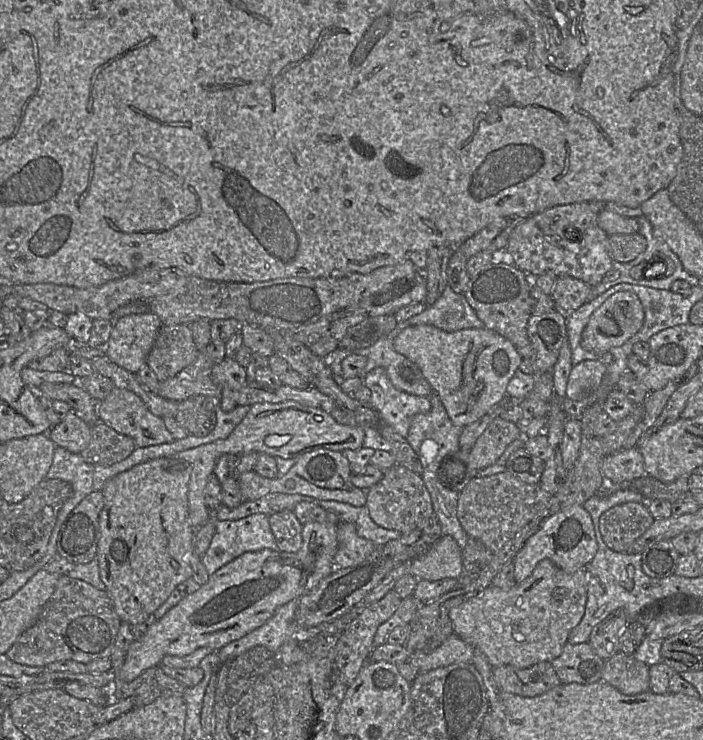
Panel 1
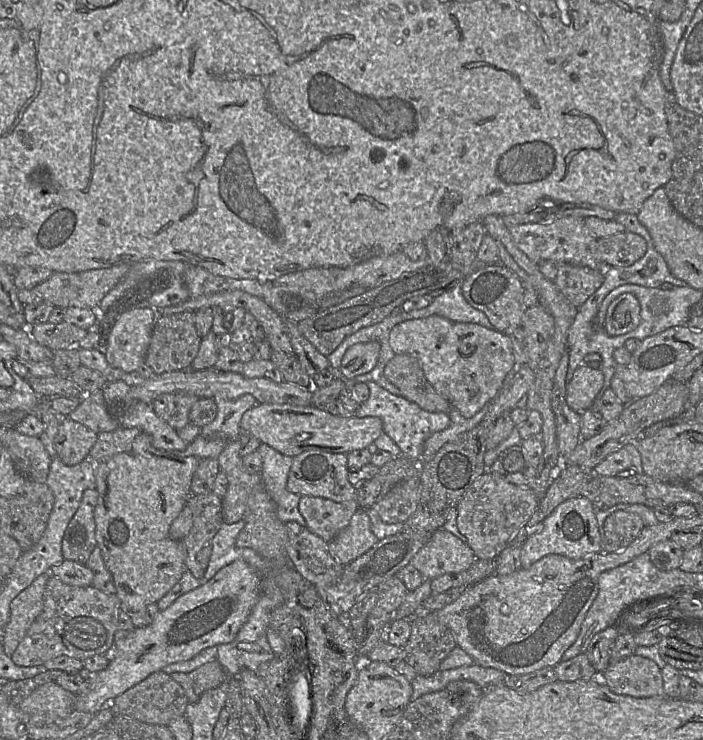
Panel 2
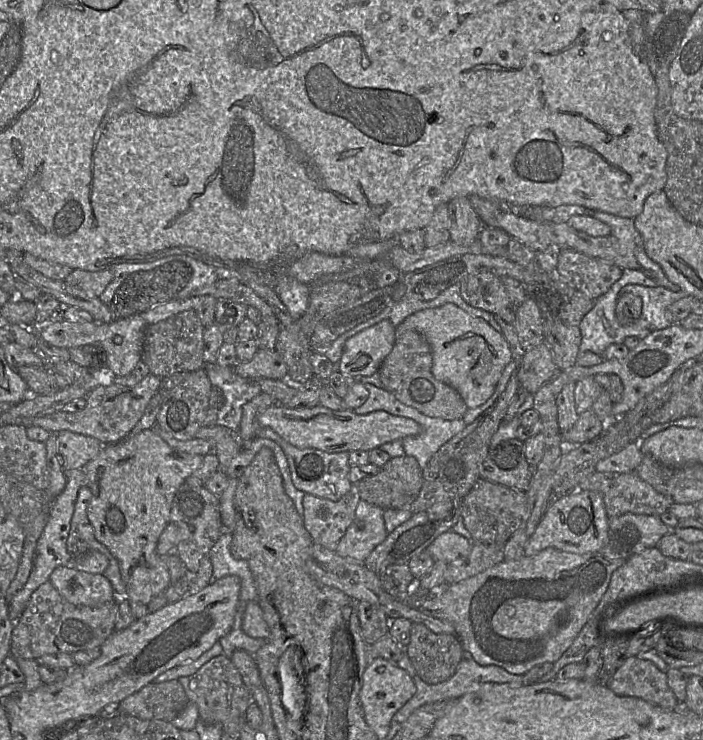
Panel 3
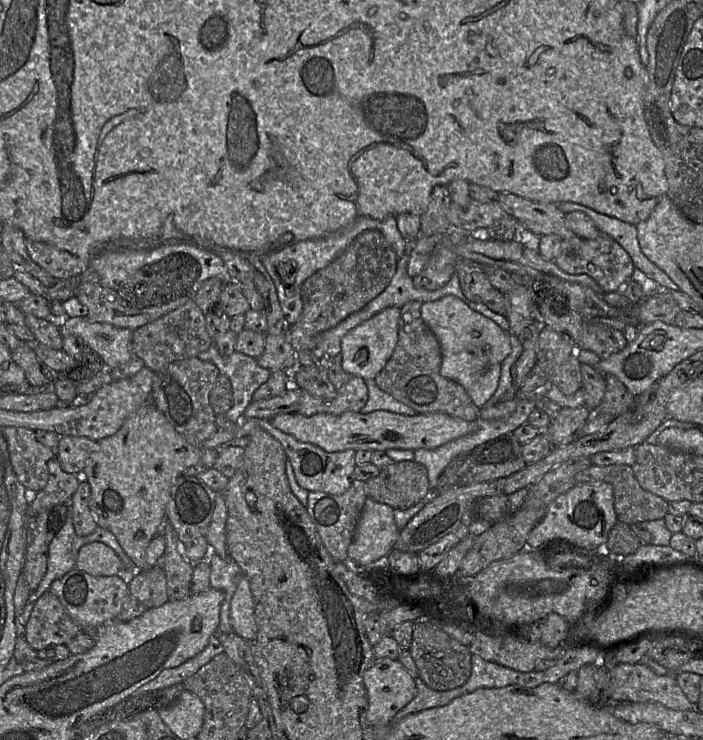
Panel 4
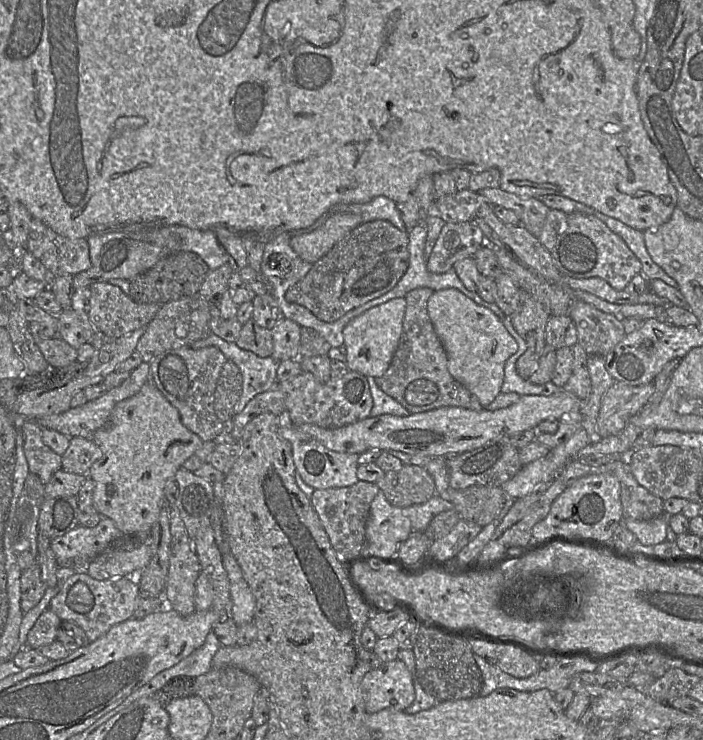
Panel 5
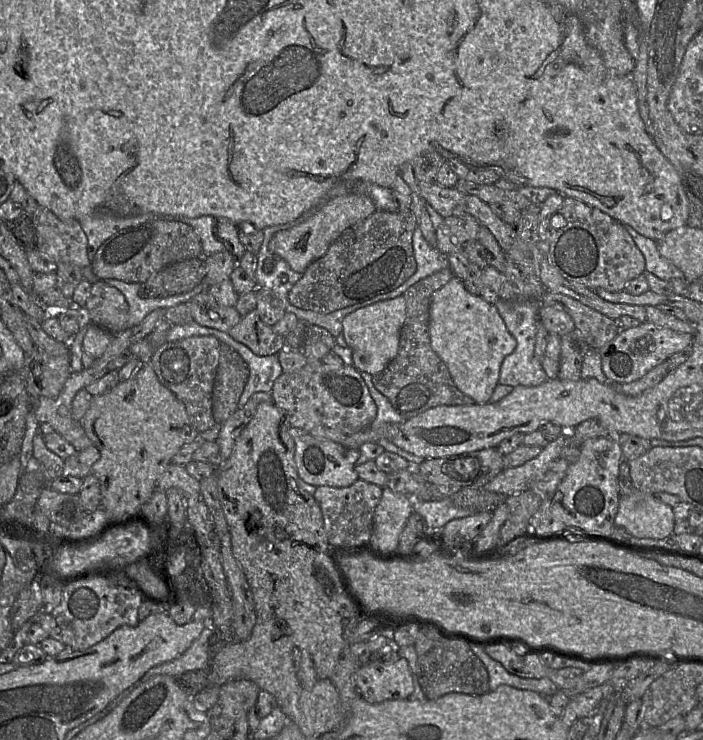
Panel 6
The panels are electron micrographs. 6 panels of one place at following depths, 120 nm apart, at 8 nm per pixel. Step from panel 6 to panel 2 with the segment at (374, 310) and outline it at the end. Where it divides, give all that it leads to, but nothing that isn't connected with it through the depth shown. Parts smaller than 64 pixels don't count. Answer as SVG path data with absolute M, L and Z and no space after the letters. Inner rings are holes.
M377 341L352 345L344 354L339 375L343 379L353 379L370 372L378 363L380 349Z

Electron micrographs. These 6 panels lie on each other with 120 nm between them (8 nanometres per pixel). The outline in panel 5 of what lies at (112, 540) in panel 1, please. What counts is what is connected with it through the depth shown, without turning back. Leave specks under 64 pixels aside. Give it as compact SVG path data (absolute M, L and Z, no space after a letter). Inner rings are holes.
M150 380L138 393L114 407L108 422L97 429L91 439L101 450L101 457L87 474L94 482L93 504L98 513L111 519L122 534L137 532L148 536L165 504L166 482L184 462L203 445L202 439L181 421L179 411L165 398Z

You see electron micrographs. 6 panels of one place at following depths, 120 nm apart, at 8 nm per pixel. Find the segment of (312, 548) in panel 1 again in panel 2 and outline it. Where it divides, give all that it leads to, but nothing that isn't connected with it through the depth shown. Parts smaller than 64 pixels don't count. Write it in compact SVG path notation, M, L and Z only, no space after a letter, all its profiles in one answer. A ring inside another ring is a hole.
M244 560L221 568L212 579L203 581L201 586L159 611L149 625L134 628L126 637L114 642L108 666L97 674L88 675L88 692L75 694L76 709L96 714L107 700L114 700L165 666L190 660L205 648L233 641L247 621L260 589L260 574Z

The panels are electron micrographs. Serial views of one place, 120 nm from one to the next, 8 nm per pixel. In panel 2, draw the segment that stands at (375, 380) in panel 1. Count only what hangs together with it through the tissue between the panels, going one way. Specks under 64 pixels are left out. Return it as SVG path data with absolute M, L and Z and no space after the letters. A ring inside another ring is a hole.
M369 381L367 385L370 389L370 397L355 411L356 416L380 418L384 433L399 446L404 456L417 460L417 463L420 465L425 441L433 433L449 427L451 423L449 415L444 412L429 412L423 410L418 404L407 400L401 395L392 394L376 382Z

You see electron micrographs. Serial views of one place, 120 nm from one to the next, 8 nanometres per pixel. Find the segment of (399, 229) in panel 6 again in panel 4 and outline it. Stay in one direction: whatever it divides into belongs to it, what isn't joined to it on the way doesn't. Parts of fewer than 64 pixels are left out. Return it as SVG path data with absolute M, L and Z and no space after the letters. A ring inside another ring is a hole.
M366 230L356 236L331 264L304 281L301 287L302 314L287 330L287 338L296 351L298 365L318 365L319 360L313 355L318 335L335 327L381 294L391 282L397 264L396 252L383 234L377 230Z

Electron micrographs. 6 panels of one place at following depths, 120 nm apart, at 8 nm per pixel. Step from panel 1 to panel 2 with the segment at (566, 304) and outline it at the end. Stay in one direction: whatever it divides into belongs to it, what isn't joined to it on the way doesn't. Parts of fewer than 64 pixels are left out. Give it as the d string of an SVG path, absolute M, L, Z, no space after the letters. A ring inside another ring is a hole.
M558 263L555 285L567 300L579 308L603 283L603 267L592 269L587 266Z

